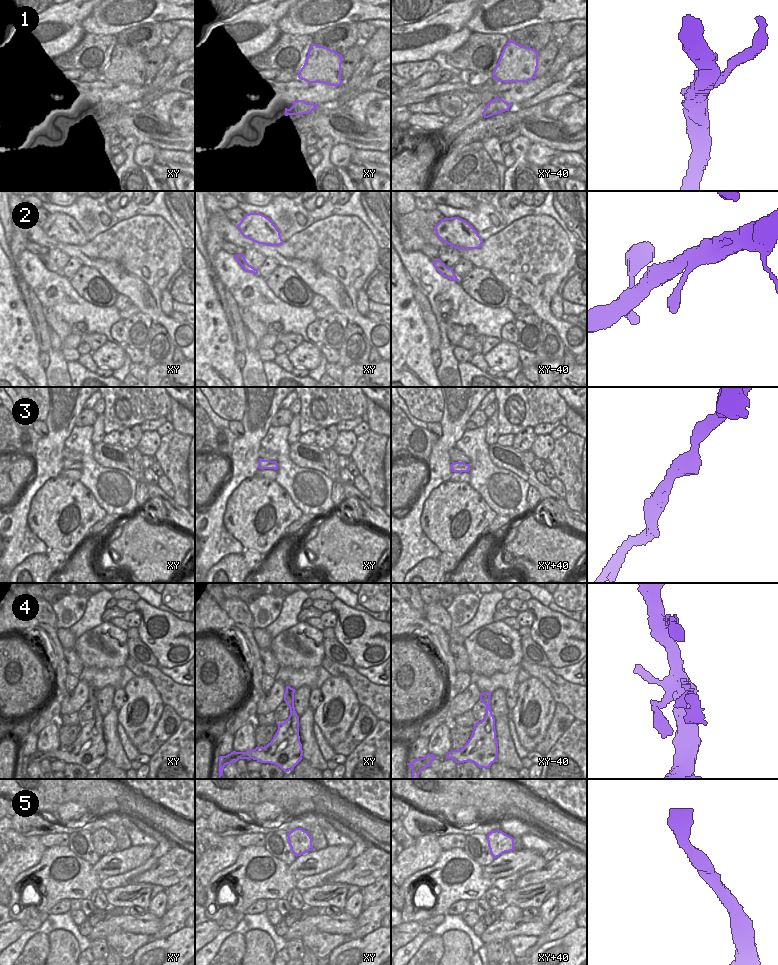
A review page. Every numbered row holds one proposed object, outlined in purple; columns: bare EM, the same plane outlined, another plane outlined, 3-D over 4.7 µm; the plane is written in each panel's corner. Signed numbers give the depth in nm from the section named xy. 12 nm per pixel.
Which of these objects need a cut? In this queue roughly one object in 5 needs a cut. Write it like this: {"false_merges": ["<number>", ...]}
{"false_merges": ["1"]}

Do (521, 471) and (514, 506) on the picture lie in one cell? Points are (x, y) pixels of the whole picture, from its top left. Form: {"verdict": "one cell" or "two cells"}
{"verdict": "two cells"}

